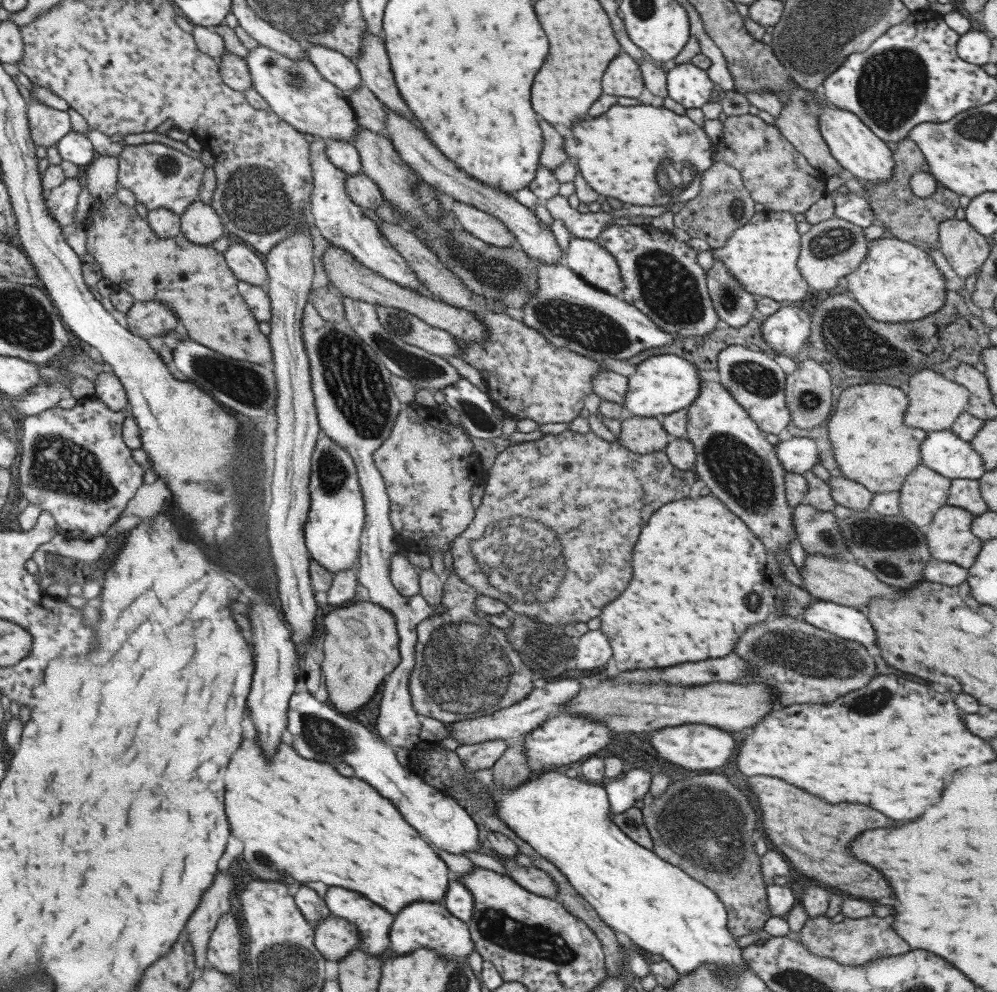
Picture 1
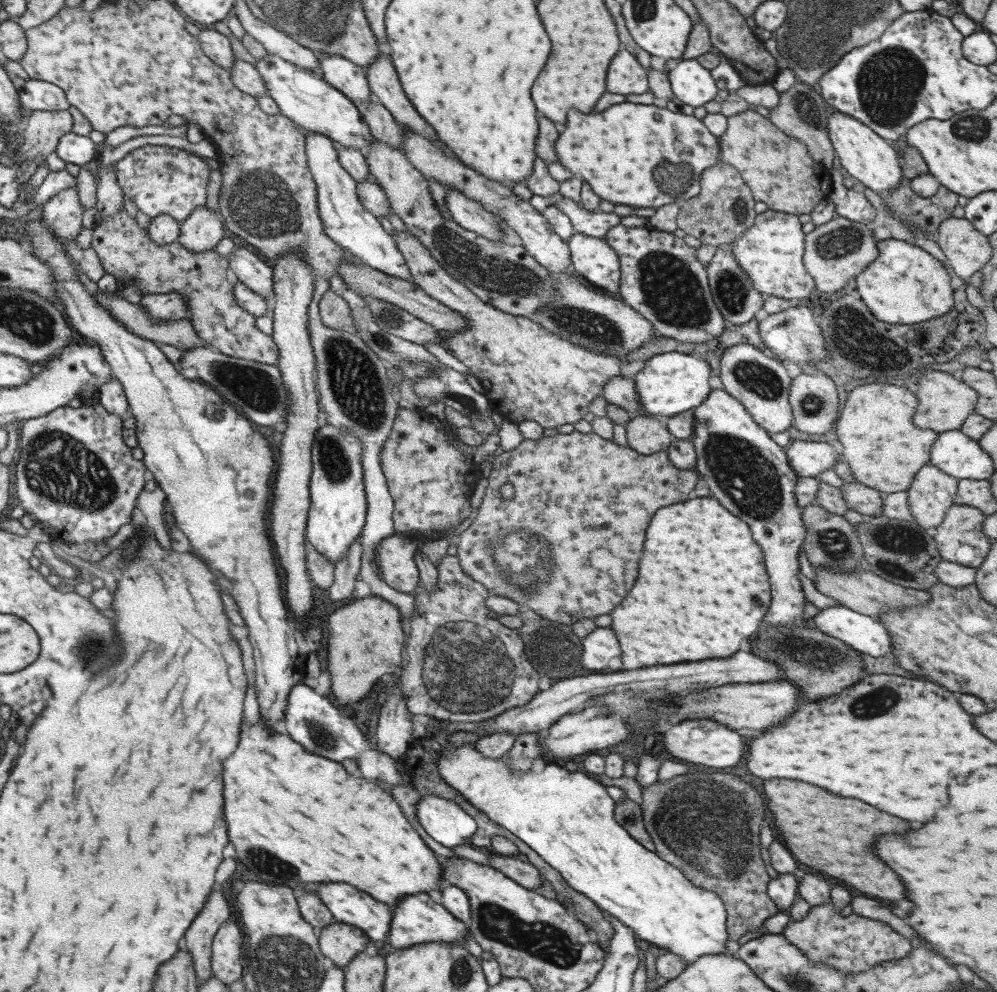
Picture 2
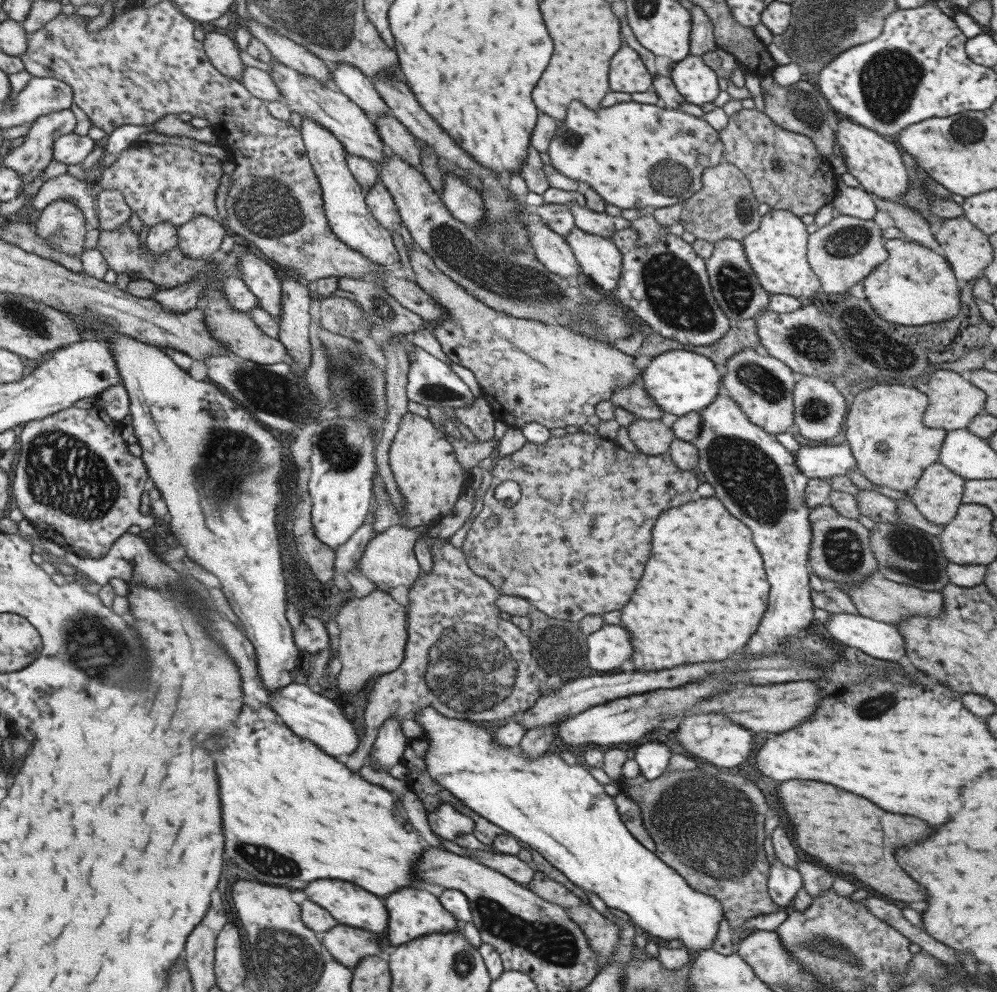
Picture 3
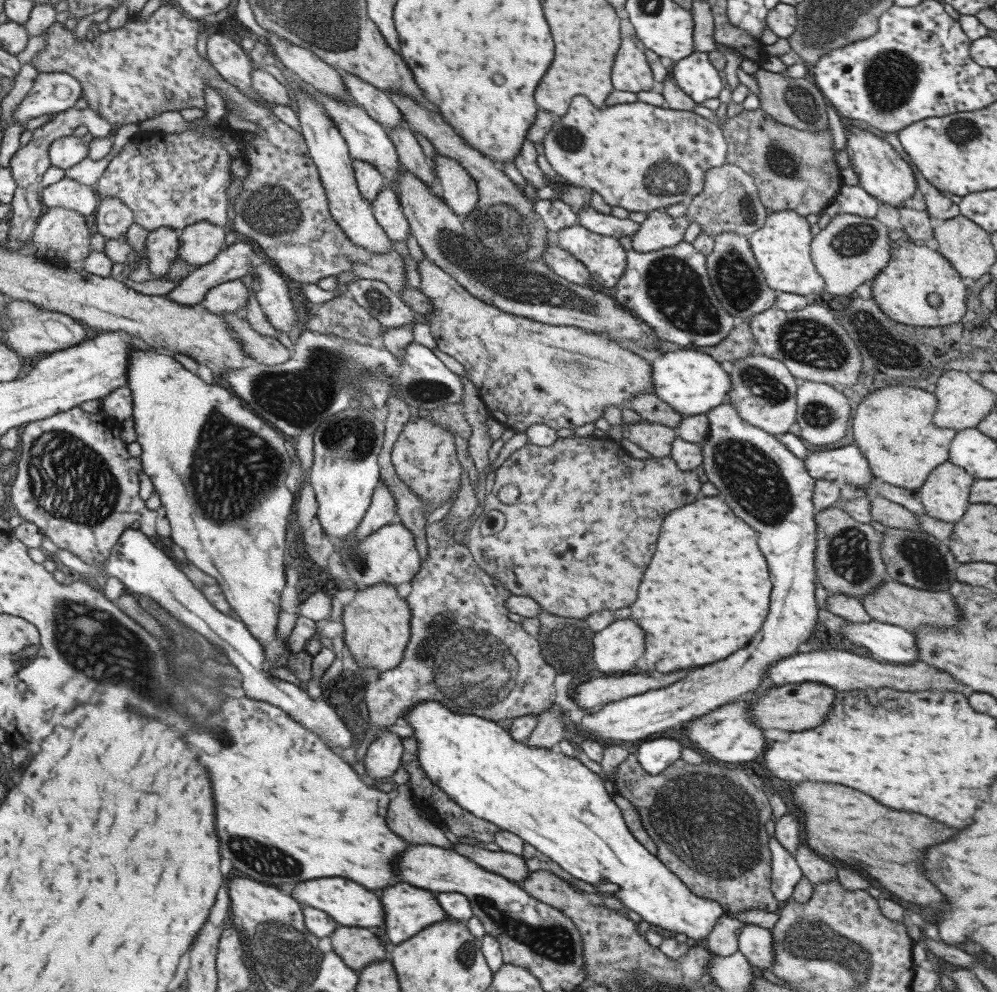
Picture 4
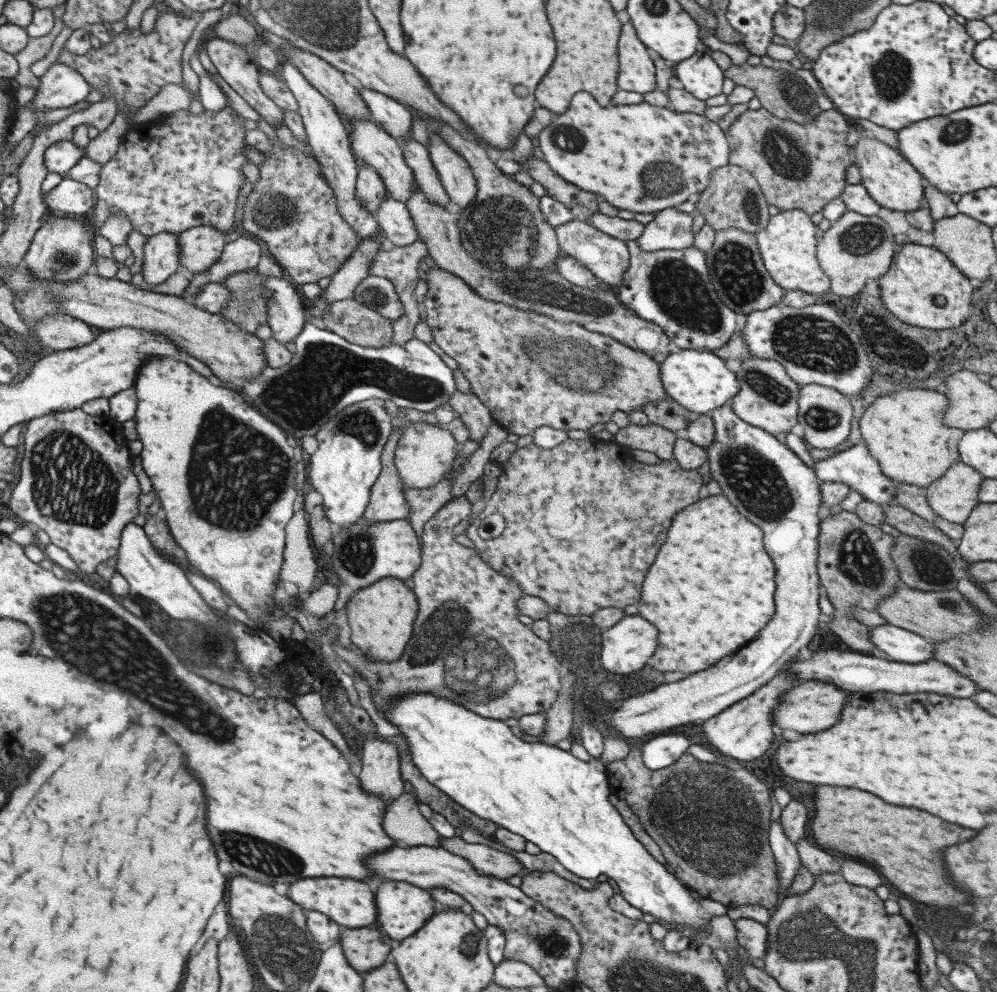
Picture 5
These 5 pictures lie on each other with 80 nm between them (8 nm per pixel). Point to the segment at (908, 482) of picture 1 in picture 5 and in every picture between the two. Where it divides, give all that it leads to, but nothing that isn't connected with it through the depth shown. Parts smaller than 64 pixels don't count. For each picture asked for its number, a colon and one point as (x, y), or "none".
2: (930, 493)
3: (937, 494)
4: (944, 493)
5: (952, 496)

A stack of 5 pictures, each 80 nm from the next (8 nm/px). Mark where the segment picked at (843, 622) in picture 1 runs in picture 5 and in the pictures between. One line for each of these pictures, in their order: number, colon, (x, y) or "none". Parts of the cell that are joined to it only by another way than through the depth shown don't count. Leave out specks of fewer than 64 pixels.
2: (863, 633)
3: (876, 639)
4: (885, 642)
5: (901, 646)

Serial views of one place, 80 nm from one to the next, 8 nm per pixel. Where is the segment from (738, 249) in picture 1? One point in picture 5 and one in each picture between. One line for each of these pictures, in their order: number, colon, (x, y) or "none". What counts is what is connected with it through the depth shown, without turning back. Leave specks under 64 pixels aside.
2: (770, 251)
3: (776, 251)
4: (781, 247)
5: (787, 245)

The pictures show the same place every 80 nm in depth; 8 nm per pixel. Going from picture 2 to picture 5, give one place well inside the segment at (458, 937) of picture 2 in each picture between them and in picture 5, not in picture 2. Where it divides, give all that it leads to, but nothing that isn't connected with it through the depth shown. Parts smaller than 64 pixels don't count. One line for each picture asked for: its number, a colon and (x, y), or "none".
3: (412, 913)
4: (408, 910)
5: (401, 909)

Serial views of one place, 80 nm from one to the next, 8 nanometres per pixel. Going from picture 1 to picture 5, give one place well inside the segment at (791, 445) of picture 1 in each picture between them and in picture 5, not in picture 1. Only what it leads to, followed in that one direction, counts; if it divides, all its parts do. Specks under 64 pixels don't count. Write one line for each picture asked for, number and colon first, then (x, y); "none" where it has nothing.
2: (806, 458)
3: (822, 461)
4: (845, 464)
5: (856, 468)

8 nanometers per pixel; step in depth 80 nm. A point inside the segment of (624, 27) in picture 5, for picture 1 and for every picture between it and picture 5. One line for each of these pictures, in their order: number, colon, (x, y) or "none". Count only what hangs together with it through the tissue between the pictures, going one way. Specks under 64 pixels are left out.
1: (622, 78)
2: (625, 75)
3: (627, 73)
4: (631, 73)

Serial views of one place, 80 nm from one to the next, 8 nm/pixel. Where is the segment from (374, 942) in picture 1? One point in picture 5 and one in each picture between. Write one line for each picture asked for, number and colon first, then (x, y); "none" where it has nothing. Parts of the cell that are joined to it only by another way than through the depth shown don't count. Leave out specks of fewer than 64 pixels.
2: (348, 906)
3: (348, 904)
4: (348, 904)
5: (349, 903)

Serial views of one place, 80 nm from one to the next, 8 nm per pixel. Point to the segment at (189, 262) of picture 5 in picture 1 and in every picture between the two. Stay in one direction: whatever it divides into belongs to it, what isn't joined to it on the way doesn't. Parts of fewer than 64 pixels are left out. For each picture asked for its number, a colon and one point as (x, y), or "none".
1: (199, 223)
2: (202, 229)
3: (200, 237)
4: (198, 243)

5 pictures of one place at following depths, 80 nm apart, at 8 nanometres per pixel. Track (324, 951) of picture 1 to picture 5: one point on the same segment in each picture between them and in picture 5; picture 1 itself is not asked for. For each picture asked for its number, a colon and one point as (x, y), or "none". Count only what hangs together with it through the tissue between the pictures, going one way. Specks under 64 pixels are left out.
2: (338, 942)
3: (347, 945)
4: (355, 946)
5: (364, 948)

